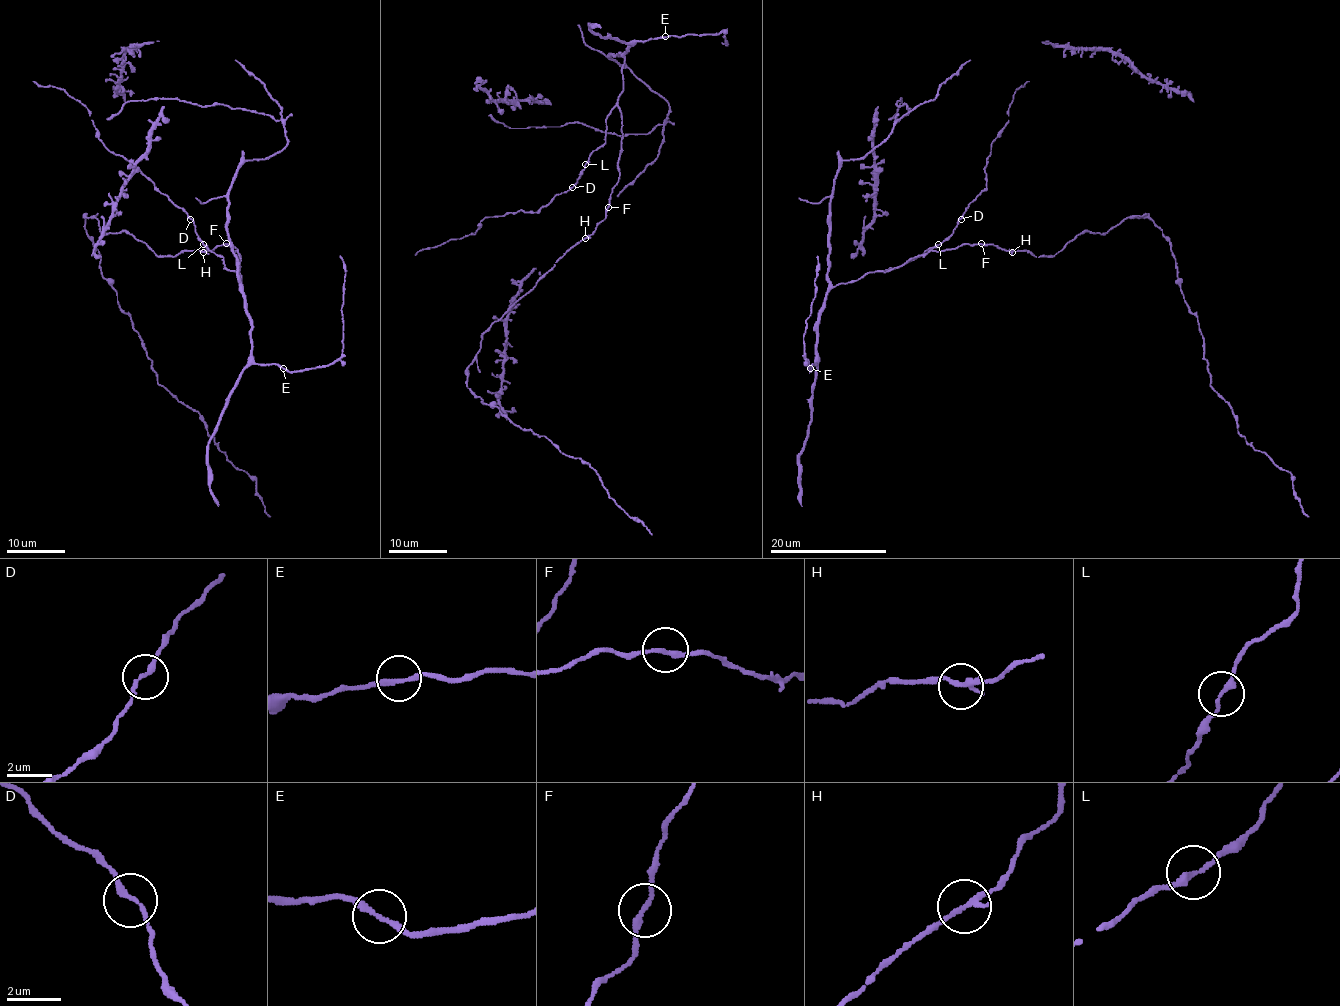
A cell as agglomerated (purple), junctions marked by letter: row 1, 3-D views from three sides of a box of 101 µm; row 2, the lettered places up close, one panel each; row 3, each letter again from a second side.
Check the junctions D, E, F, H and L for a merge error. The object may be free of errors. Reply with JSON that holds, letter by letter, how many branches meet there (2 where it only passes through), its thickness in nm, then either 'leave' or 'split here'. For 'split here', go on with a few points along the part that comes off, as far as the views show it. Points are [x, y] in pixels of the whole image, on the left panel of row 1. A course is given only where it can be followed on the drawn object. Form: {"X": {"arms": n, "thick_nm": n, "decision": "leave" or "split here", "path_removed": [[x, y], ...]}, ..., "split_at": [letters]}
{"D": {"arms": 2, "thick_nm": 200, "decision": "leave"}, "E": {"arms": 2, "thick_nm": 200, "decision": "leave"}, "F": {"arms": 2, "thick_nm": 200, "decision": "leave"}, "H": {"arms": 2, "thick_nm": 200, "decision": "leave"}, "L": {"arms": 2, "thick_nm": 200, "decision": "leave"}, "split_at": []}

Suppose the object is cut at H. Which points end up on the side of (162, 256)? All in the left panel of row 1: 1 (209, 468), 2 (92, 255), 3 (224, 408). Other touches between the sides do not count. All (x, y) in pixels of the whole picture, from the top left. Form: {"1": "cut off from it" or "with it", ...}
{"1": "cut off from it", "2": "cut off from it", "3": "cut off from it"}

